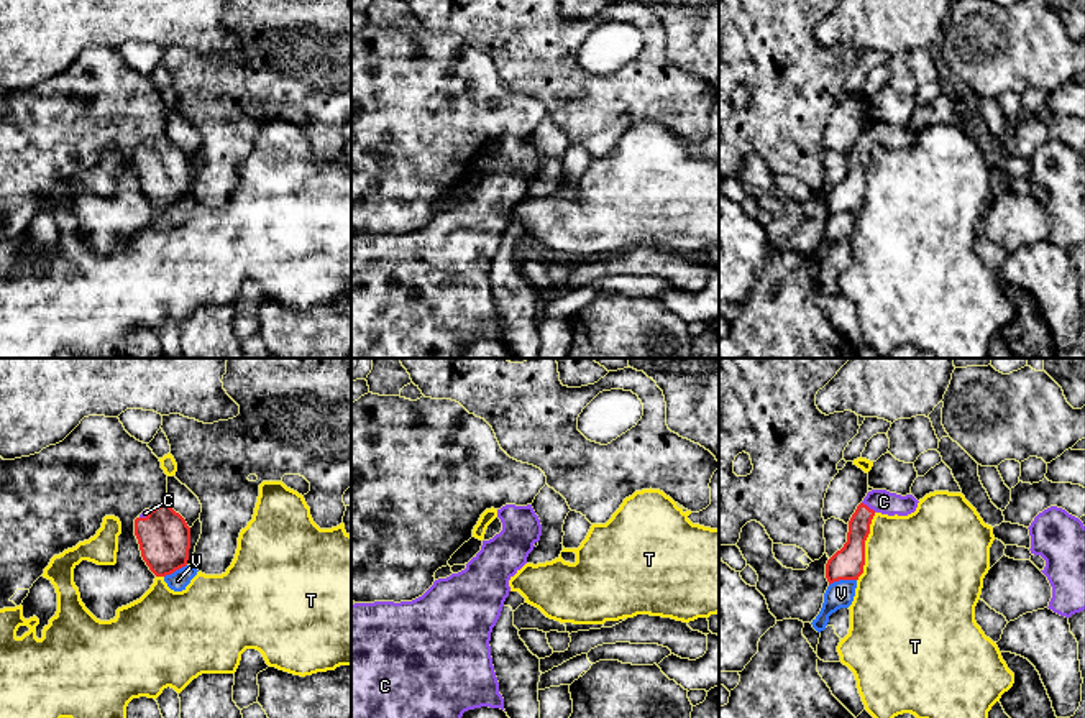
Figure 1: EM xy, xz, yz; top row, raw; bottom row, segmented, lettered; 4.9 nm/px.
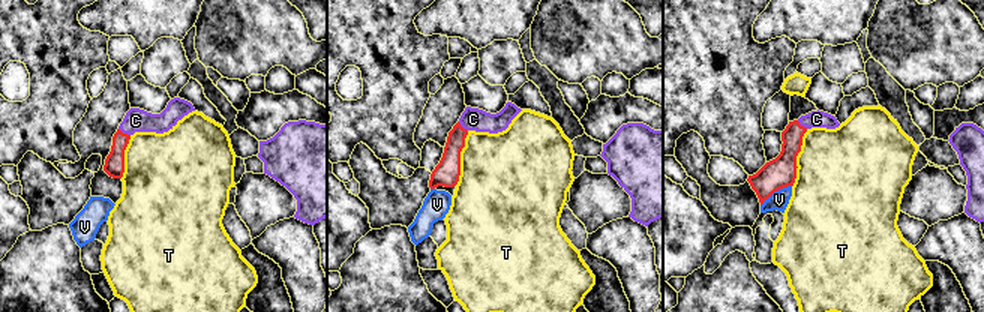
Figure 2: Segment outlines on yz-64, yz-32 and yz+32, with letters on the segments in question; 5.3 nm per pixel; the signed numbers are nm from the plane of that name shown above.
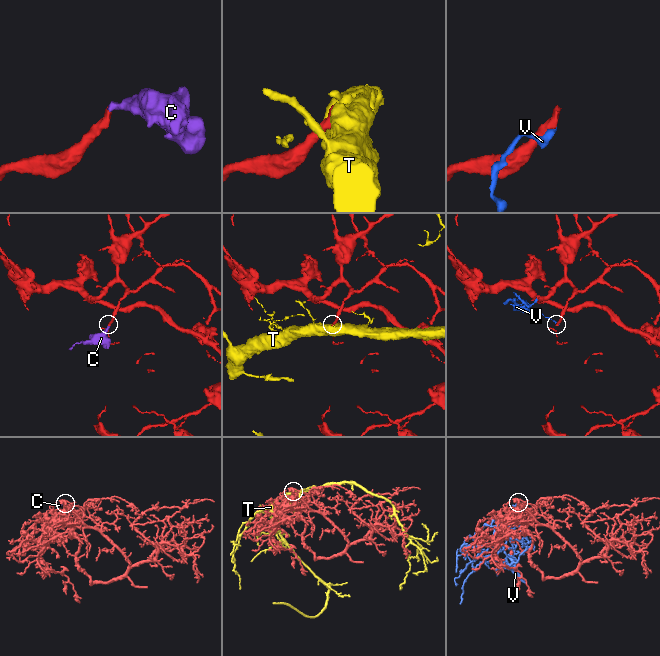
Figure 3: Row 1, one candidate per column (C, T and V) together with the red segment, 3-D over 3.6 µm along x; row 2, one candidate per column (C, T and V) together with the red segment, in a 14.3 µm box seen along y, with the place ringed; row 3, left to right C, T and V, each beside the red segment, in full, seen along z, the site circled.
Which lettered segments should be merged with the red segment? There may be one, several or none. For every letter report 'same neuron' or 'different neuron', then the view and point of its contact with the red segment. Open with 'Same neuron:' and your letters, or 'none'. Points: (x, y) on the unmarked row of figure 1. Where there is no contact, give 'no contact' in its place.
Same neuron: C
C: same neuron | yz (867, 138)
T: different neuron | yz (864, 179)
V: different neuron | yz (842, 211)

